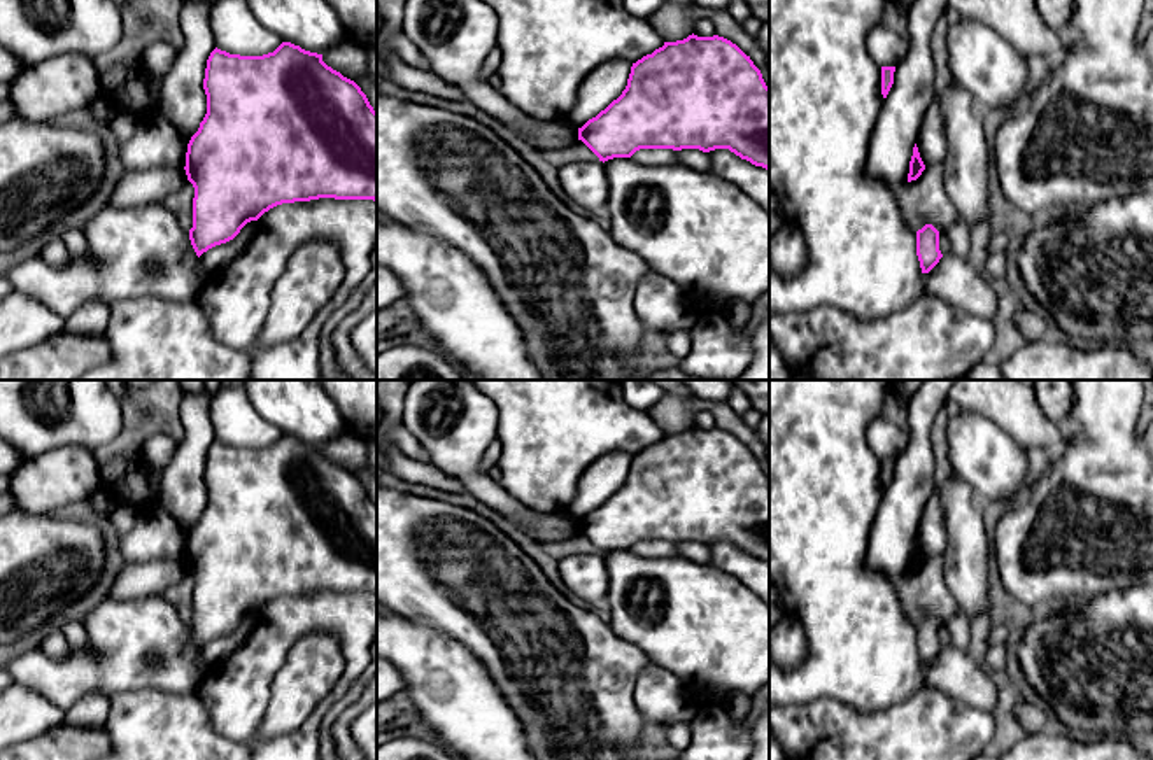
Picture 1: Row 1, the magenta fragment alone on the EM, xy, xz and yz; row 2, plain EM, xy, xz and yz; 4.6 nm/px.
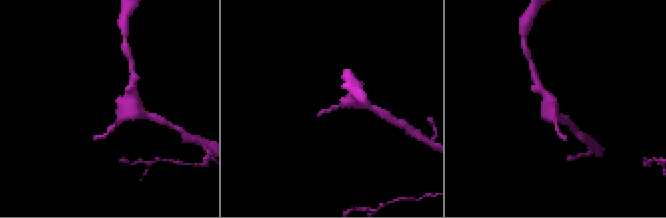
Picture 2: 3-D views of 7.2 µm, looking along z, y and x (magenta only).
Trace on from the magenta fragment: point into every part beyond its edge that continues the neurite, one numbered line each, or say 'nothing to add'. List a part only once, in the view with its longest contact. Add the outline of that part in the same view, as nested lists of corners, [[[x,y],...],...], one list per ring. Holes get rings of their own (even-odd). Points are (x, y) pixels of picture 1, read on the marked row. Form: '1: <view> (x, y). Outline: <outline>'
nothing to add

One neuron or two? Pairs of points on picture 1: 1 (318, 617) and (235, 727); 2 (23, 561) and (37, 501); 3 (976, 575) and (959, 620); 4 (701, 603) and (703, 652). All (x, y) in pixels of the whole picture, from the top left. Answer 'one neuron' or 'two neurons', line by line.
1: one neuron
2: two neurons
3: two neurons
4: one neuron

